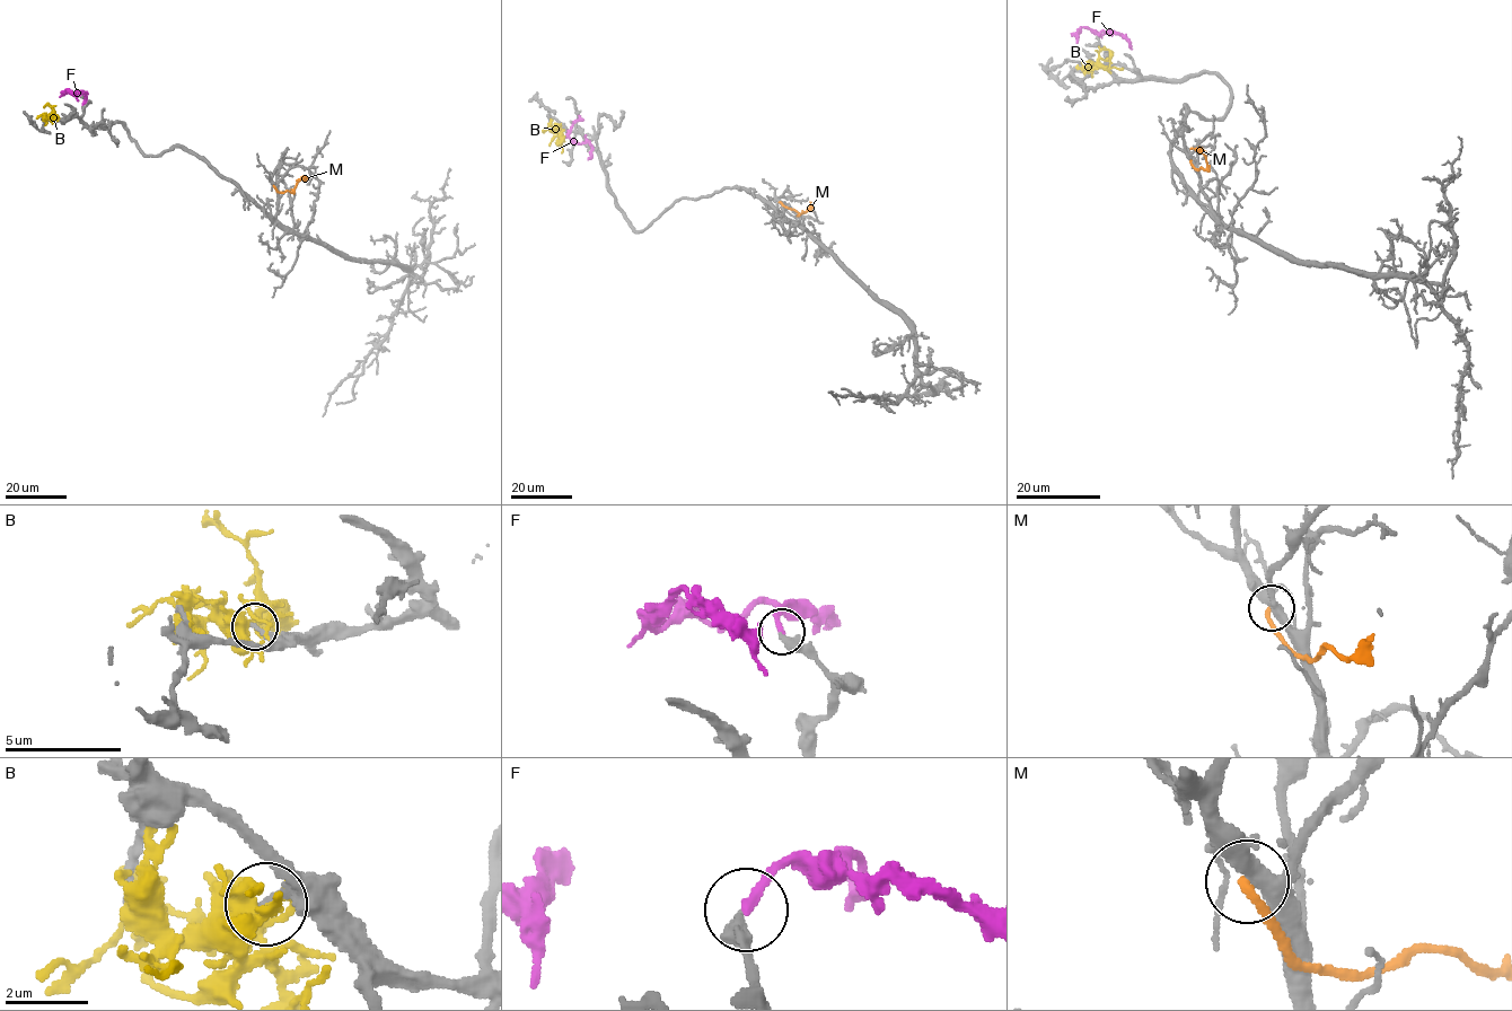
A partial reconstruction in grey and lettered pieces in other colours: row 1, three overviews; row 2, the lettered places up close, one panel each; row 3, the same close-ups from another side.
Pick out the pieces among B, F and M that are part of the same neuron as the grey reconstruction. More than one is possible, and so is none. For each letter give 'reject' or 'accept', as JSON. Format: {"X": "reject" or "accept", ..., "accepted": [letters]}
{"B": "reject", "F": "reject", "M": "reject", "accepted": []}

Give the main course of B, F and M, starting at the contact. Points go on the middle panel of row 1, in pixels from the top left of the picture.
B: (559, 125), (559, 135), (548, 146)
F: (585, 135), (580, 143), (568, 137), (573, 123), (583, 120)
M: (779, 202), (800, 213), (810, 201)

